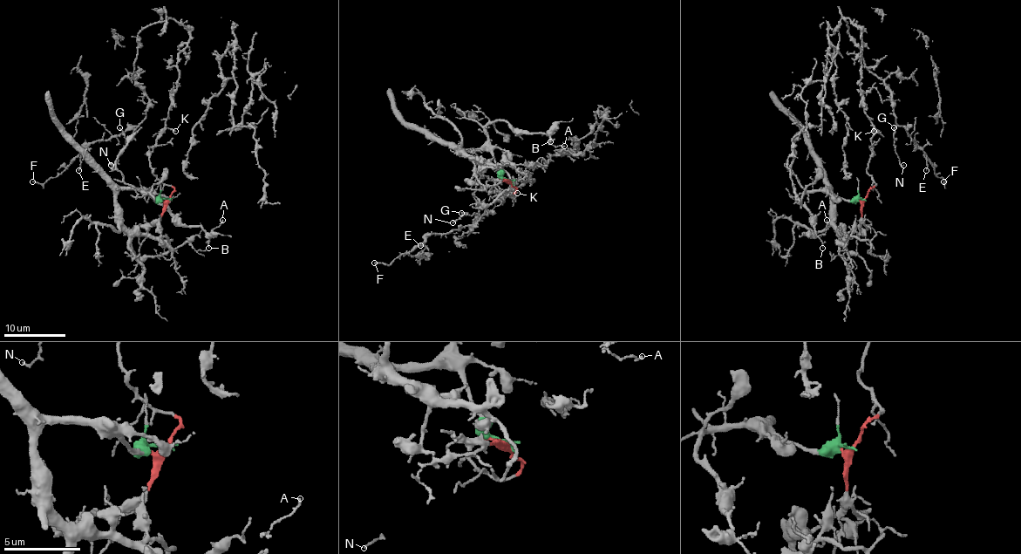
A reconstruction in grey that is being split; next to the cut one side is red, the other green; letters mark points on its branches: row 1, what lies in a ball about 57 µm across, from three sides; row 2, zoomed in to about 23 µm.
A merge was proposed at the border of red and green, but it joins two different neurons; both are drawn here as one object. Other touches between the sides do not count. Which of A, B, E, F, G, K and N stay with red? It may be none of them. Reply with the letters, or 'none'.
E, F, G, K, N

